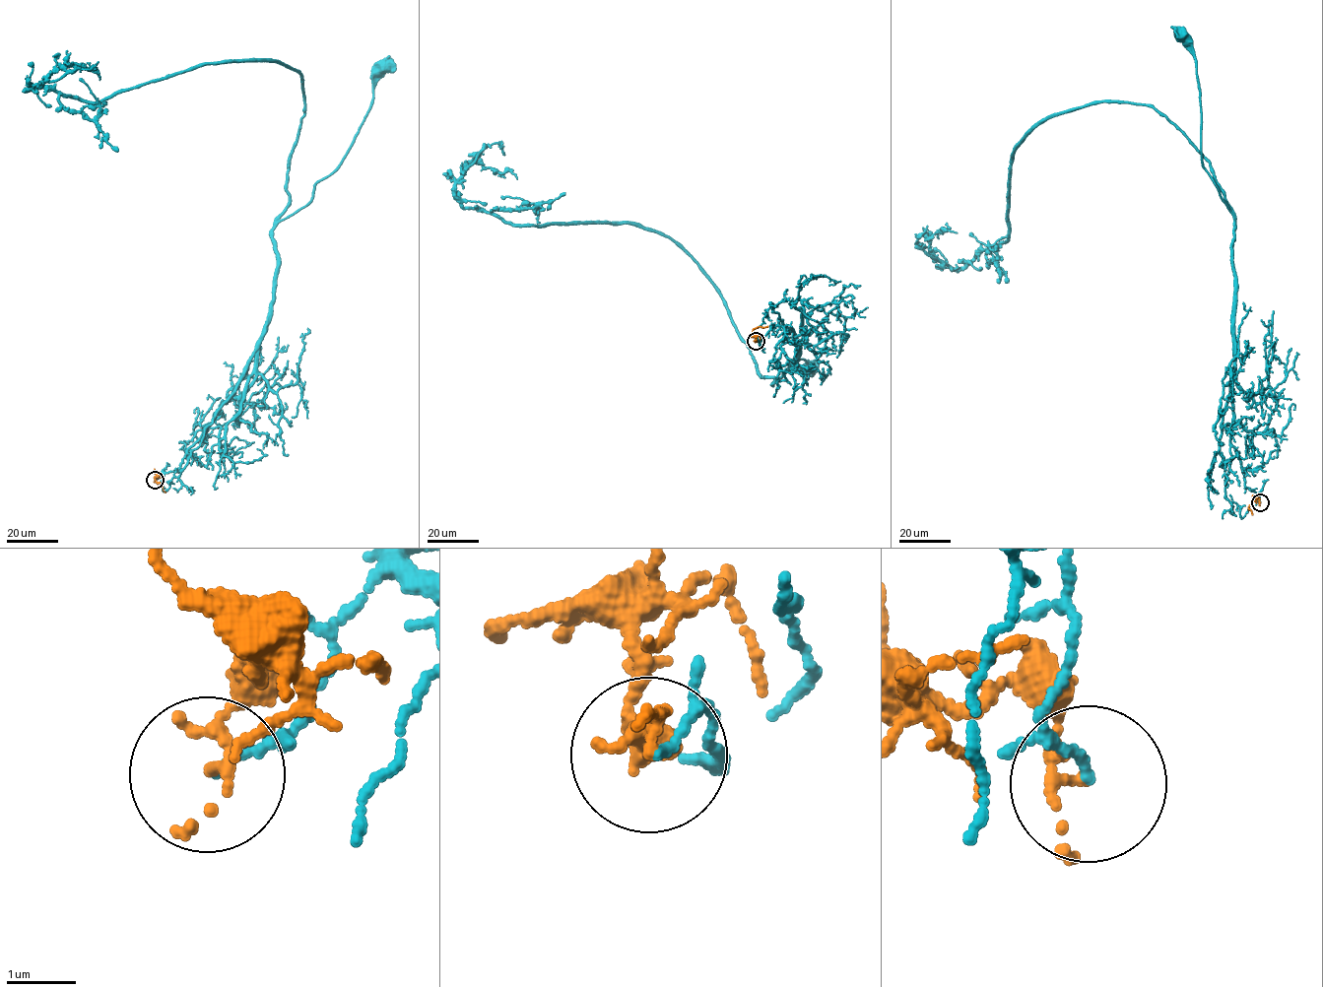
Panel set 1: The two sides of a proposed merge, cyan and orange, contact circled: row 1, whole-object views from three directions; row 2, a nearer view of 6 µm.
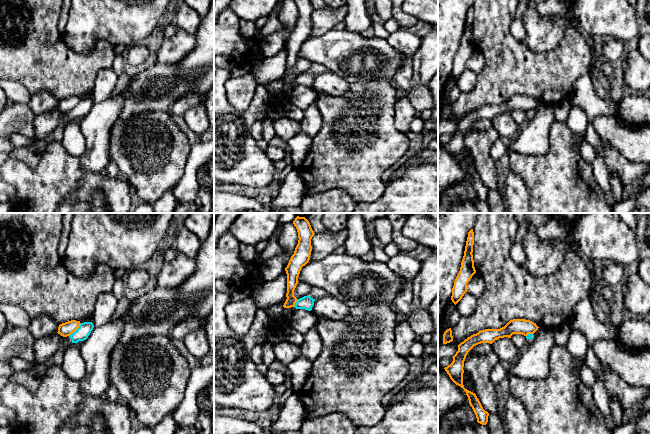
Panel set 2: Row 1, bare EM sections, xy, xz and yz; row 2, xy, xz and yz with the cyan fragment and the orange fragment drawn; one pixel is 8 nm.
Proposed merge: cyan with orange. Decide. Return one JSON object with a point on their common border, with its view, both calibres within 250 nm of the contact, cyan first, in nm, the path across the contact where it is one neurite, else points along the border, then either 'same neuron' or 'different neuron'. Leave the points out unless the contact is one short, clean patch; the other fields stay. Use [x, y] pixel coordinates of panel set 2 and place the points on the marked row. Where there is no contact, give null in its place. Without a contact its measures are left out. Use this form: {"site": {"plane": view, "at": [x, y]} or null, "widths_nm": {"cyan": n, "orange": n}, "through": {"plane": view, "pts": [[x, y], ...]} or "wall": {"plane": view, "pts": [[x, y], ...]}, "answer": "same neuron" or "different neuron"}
{"site": {"plane": "xy", "at": [76, 330]}, "widths_nm": {"cyan": 110, "orange": 110}, "wall": {"plane": "xy", "pts": [[81, 323], [69, 336]]}, "answer": "different neuron"}

